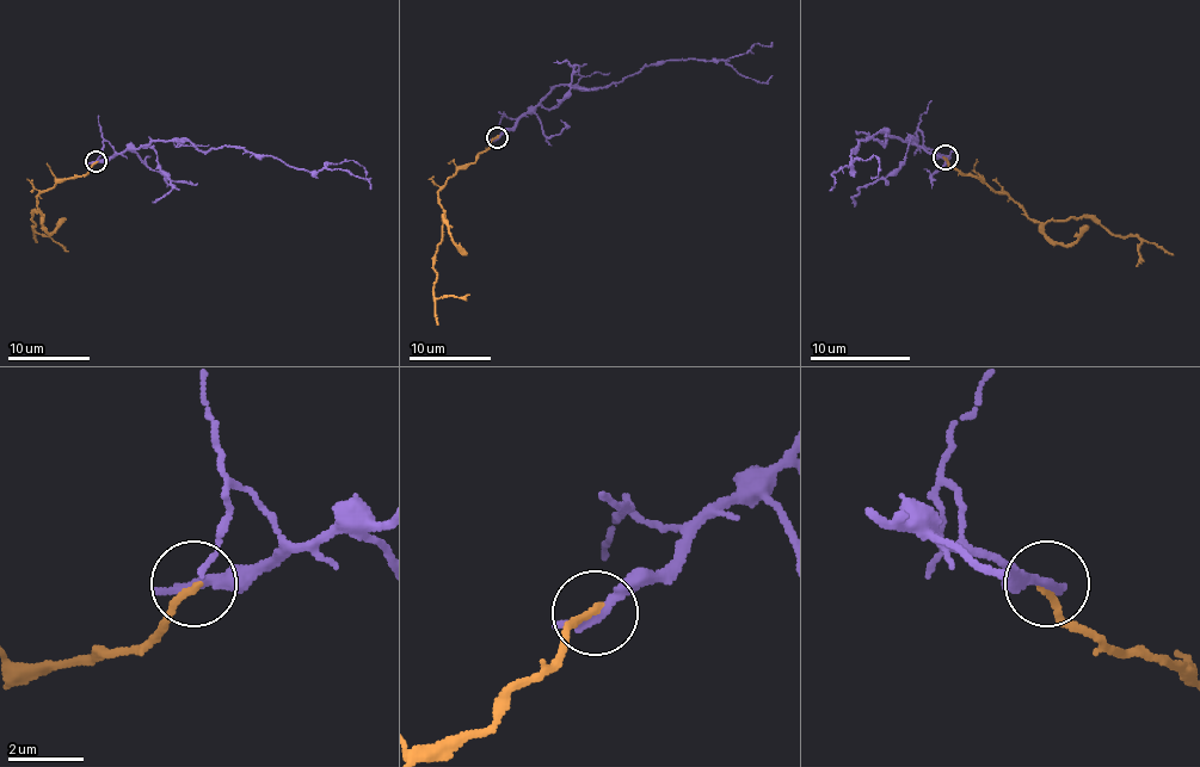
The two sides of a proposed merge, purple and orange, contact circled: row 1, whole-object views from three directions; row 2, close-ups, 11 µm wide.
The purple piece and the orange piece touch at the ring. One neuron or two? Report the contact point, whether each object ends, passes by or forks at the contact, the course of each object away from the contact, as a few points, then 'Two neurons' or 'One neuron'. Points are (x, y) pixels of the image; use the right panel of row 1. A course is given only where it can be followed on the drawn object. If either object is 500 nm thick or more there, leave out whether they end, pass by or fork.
Place: (946, 156). At the ring purple ends. At the ring orange ends. Course of purple: (946, 158), (881, 133), (884, 144), (871, 137), (851, 149), (851, 169), (874, 155), (879, 174), (871, 177). Course of orange: (946, 158), (964, 174), (1005, 192), (1038, 222), (1095, 217), (1113, 234), (1136, 236), (1136, 266). Two neurons

